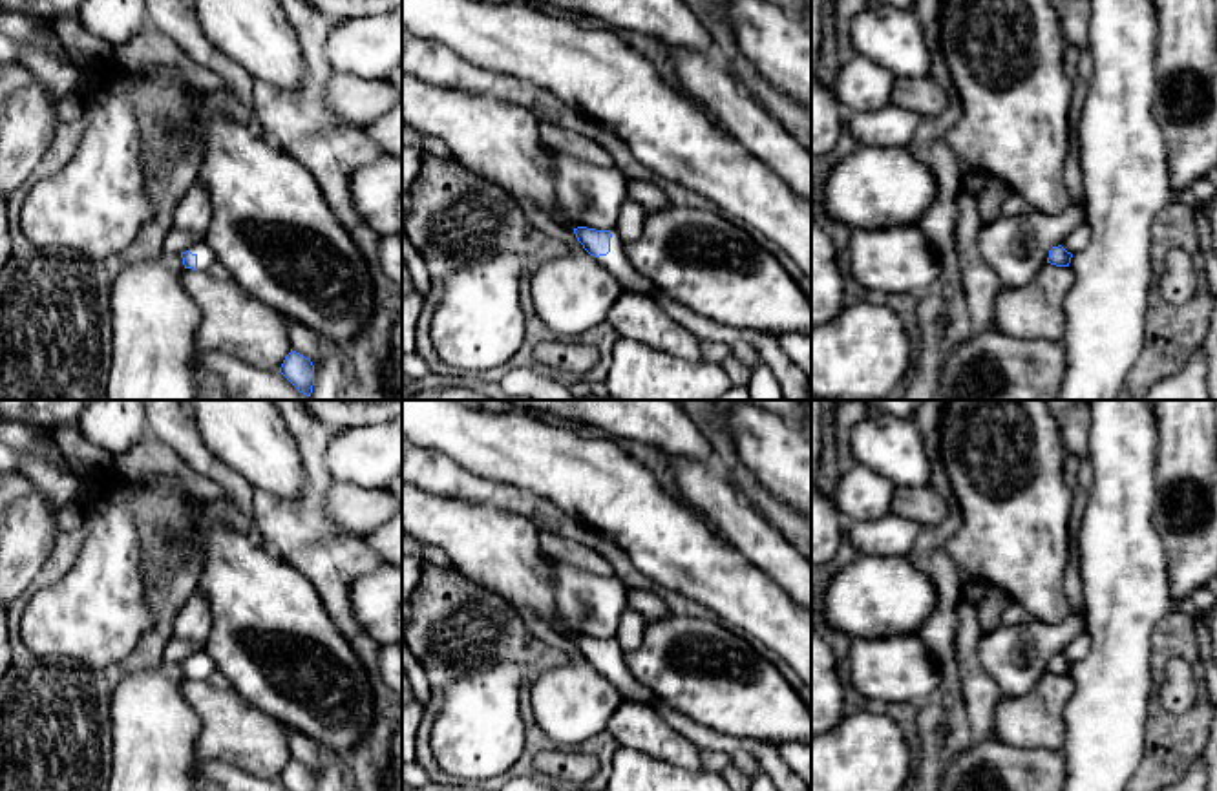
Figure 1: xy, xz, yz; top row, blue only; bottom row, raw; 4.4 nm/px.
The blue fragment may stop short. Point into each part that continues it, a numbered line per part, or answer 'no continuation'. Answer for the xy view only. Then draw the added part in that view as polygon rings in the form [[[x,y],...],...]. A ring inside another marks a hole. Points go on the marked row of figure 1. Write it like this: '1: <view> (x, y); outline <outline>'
1: xy (205, 254); outline [[[206,241],[196,243],[190,252],[197,256],[197,270],[206,270],[217,261],[216,252]]]

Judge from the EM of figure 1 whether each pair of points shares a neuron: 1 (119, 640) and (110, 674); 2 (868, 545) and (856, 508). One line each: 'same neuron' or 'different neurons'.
1: different neurons
2: different neurons

